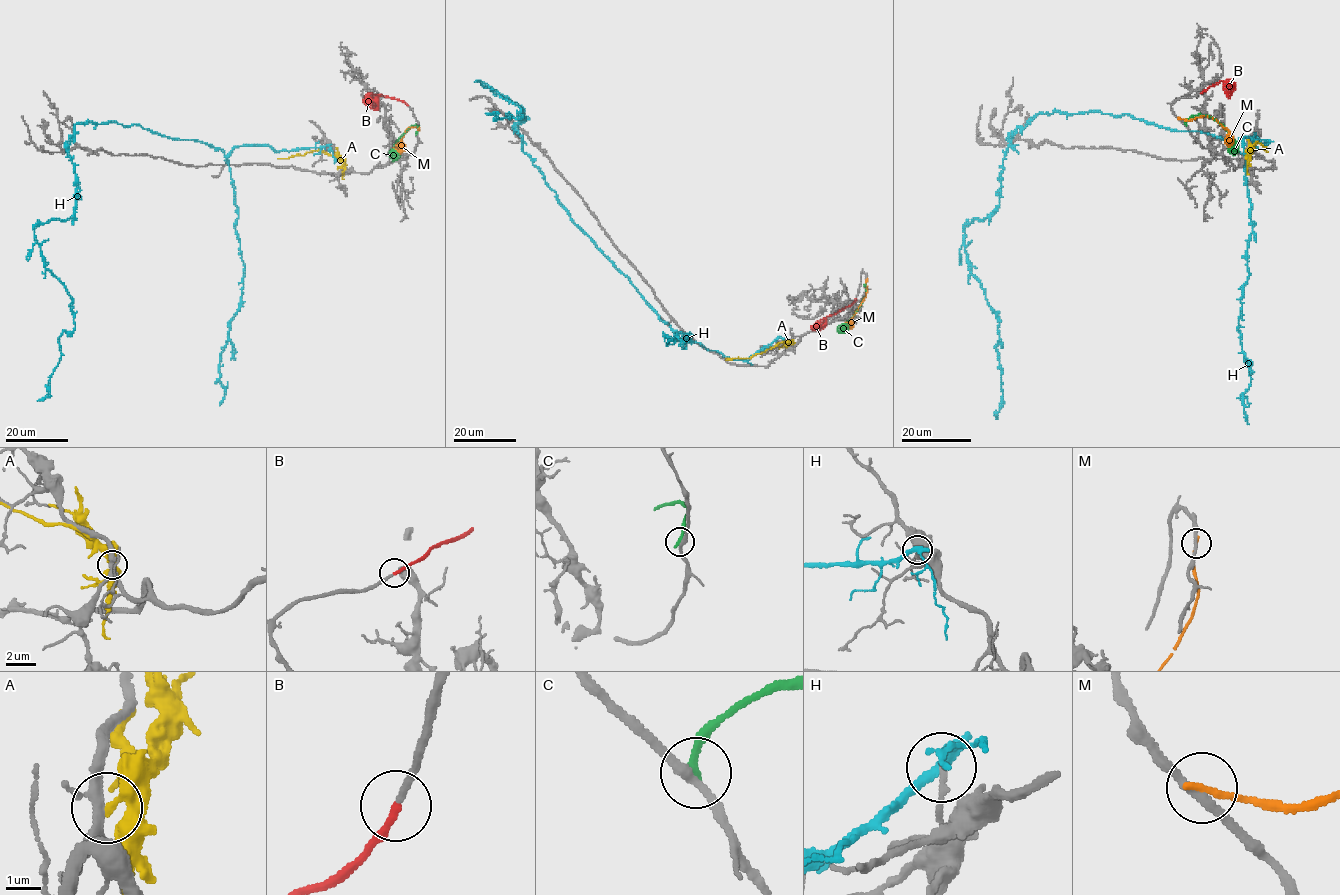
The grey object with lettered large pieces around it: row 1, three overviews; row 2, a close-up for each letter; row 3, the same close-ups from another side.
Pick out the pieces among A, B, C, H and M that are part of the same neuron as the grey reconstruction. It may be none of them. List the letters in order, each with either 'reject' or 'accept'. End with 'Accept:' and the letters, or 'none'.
A: reject
B: accept
C: reject
H: reject
M: reject
Accept: B

